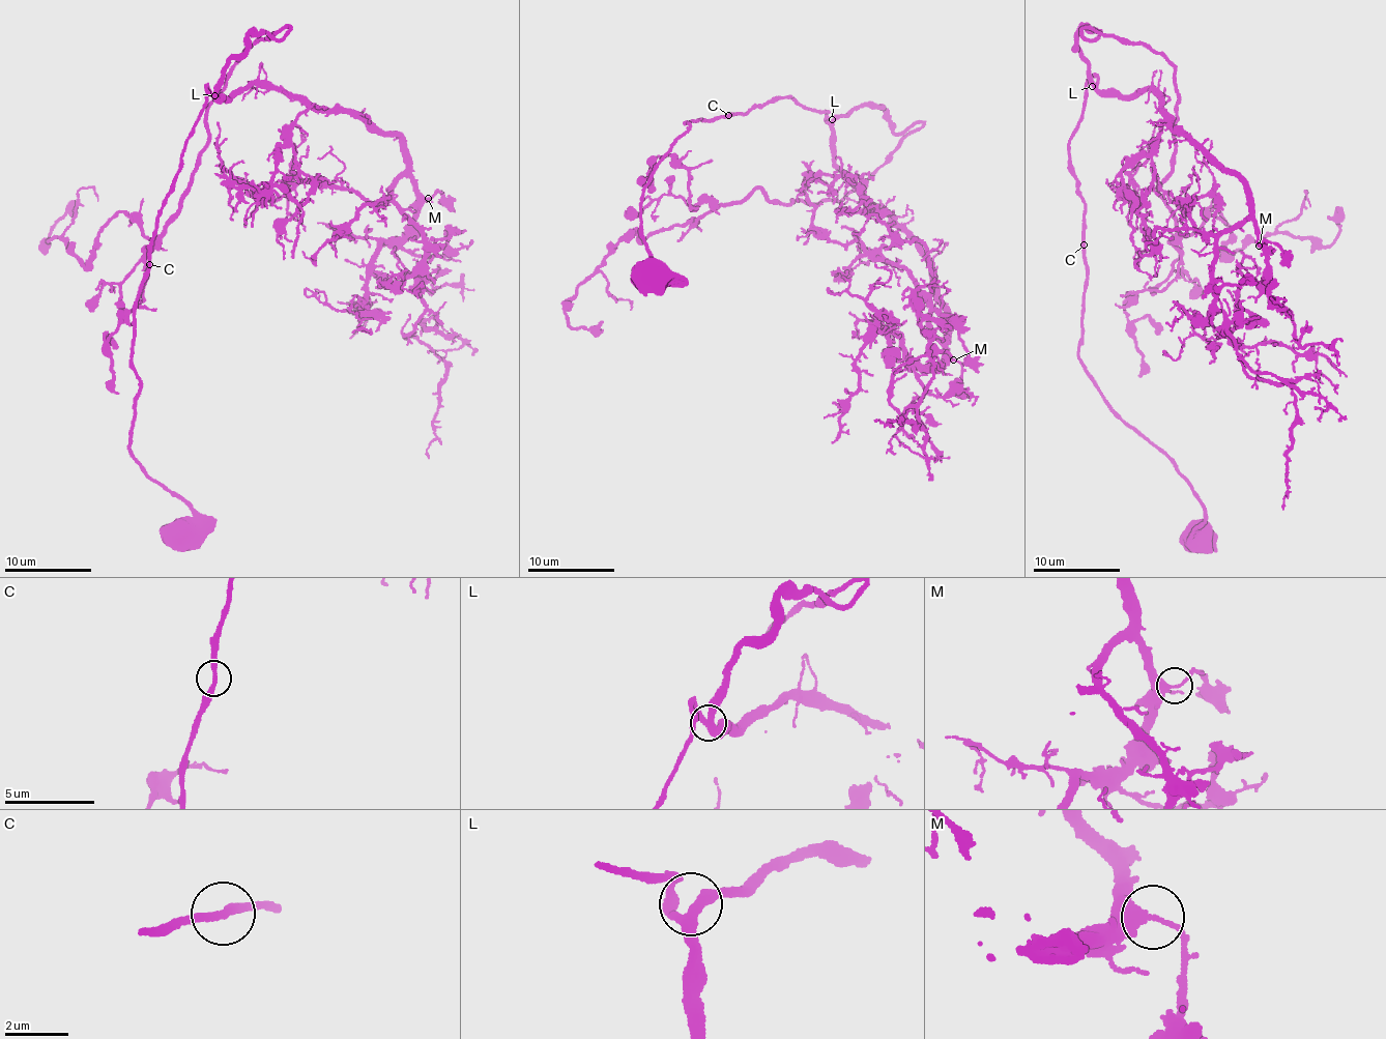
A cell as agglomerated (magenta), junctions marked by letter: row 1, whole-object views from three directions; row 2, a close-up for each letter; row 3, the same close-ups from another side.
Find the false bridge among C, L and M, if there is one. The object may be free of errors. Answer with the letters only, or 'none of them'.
none of them

